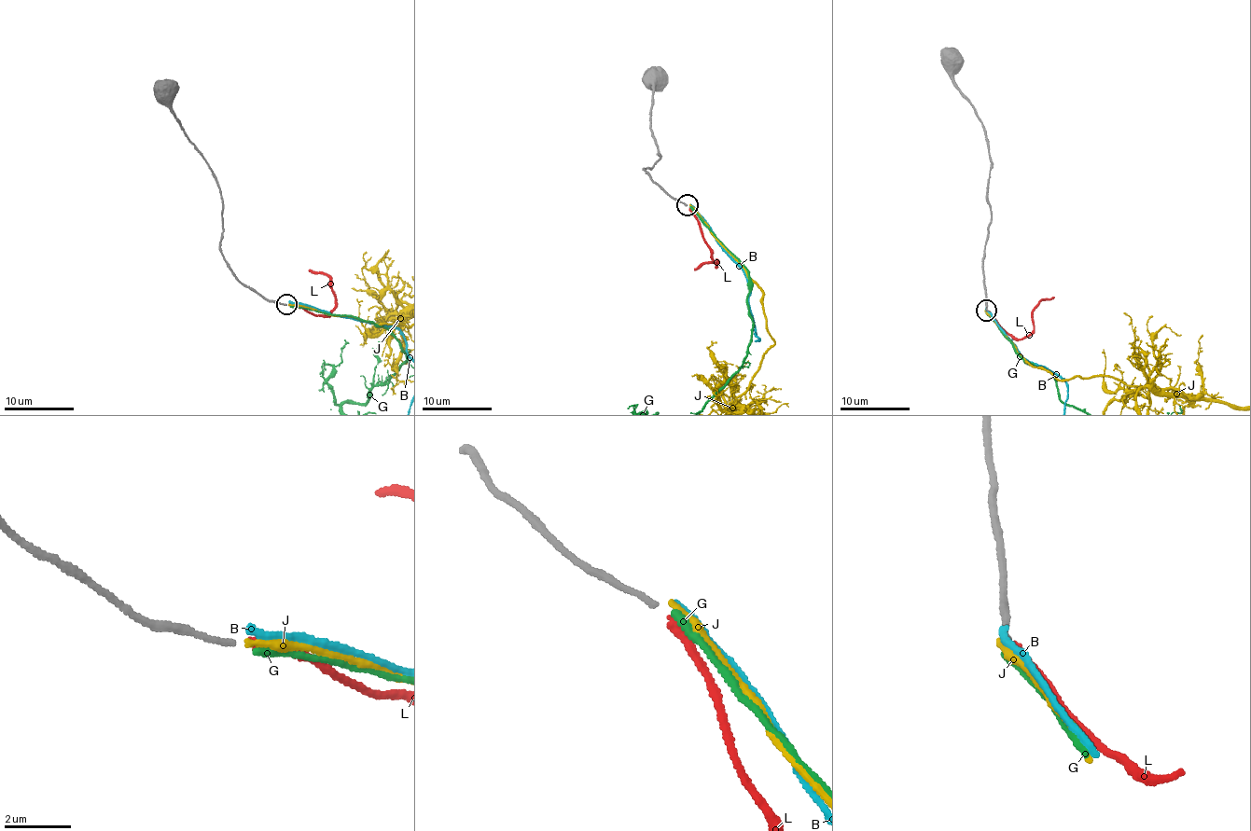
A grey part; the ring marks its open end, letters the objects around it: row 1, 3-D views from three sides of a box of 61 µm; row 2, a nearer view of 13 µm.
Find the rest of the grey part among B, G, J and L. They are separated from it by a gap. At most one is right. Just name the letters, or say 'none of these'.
J

